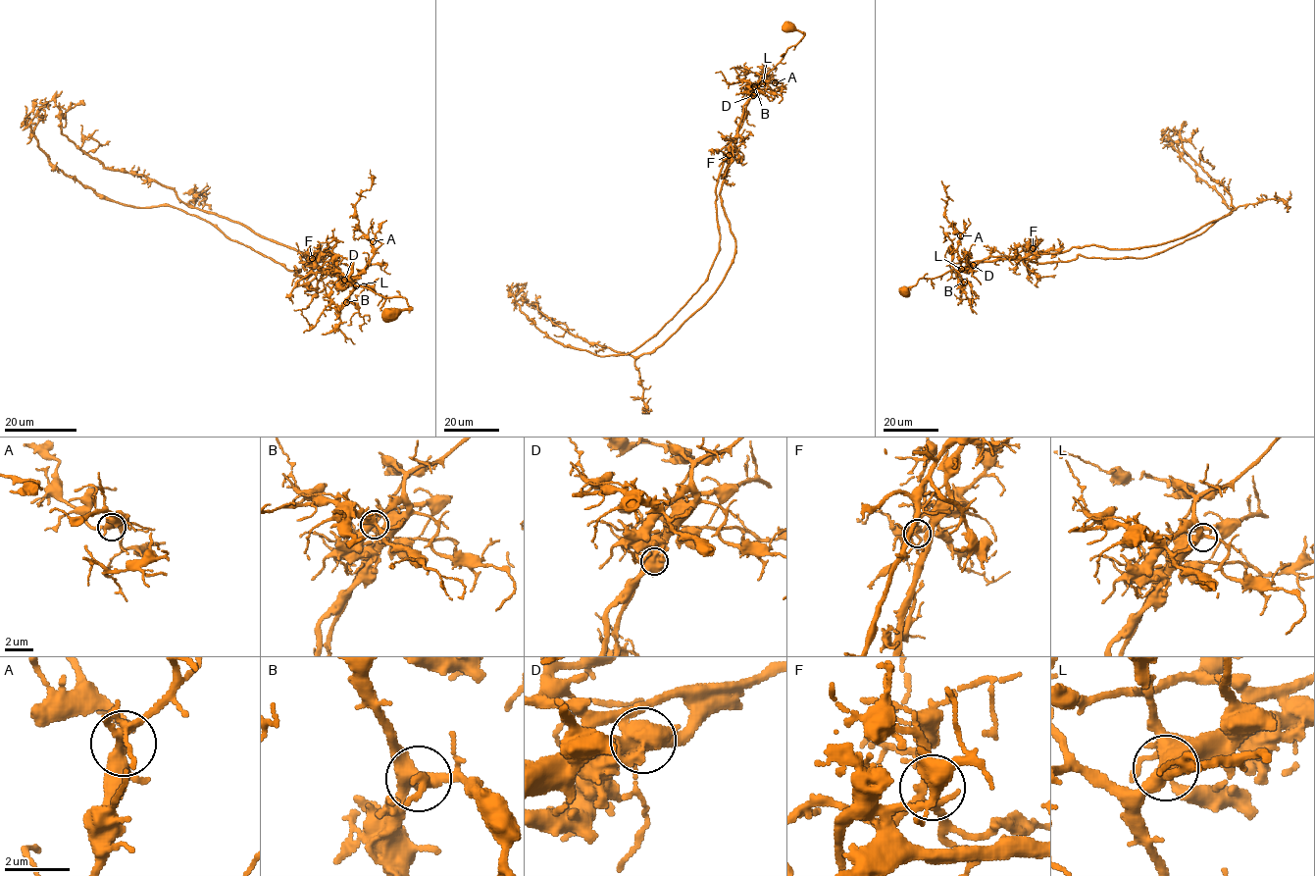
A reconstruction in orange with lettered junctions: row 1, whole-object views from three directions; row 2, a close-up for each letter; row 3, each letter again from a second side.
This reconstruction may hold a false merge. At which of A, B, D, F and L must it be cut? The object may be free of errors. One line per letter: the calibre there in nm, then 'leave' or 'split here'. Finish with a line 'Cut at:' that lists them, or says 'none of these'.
A: calibre 320 nm; leave
B: calibre 360 nm; leave
D: calibre 600 nm; split here
F: calibre 240 nm; leave
L: calibre 380 nm; leave
Cut at: D

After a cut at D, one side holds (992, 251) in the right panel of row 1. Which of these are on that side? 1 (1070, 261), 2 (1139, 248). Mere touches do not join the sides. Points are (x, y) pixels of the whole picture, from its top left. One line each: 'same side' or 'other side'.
1: other side
2: same side

